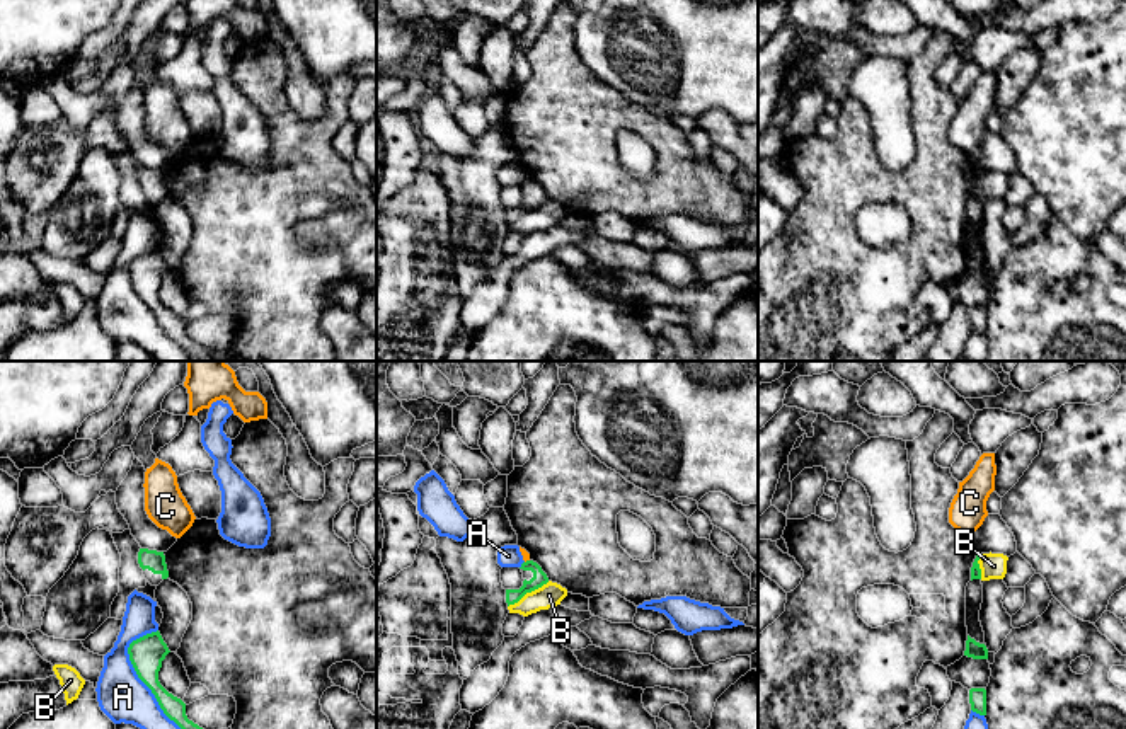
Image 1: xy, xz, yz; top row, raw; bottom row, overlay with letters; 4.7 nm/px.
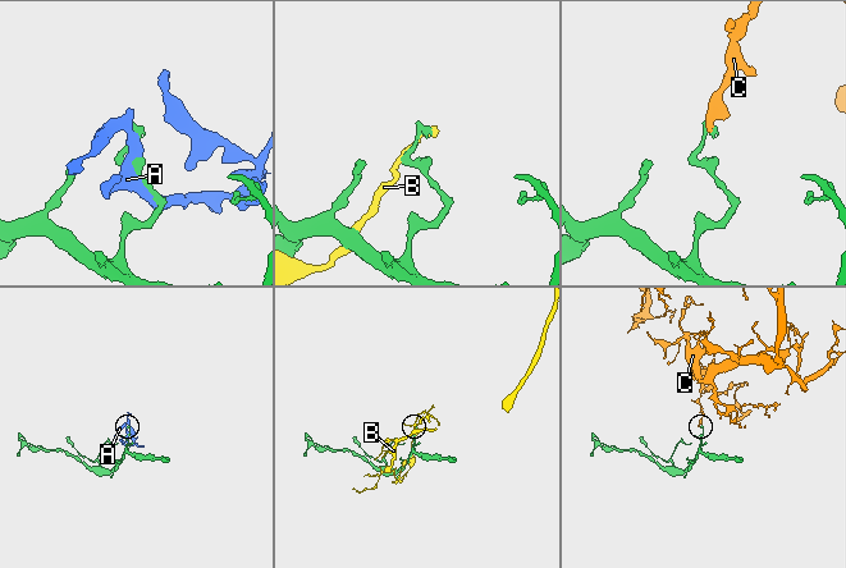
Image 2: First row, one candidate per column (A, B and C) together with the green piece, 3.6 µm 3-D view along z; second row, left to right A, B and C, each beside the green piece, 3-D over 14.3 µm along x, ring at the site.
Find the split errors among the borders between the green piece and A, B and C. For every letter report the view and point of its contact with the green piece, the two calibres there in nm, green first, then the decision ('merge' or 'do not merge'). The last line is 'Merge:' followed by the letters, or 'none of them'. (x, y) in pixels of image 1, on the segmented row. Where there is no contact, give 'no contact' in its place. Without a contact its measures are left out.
A: xy (137, 673) | 160/240 nm | do not merge
B: xz (528, 591) | 70/110 nm | do not merge
C: xz (527, 561) | 70/40 nm | do not merge
Merge: none of them

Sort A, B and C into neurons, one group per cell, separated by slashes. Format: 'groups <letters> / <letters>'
groups A / B / C

